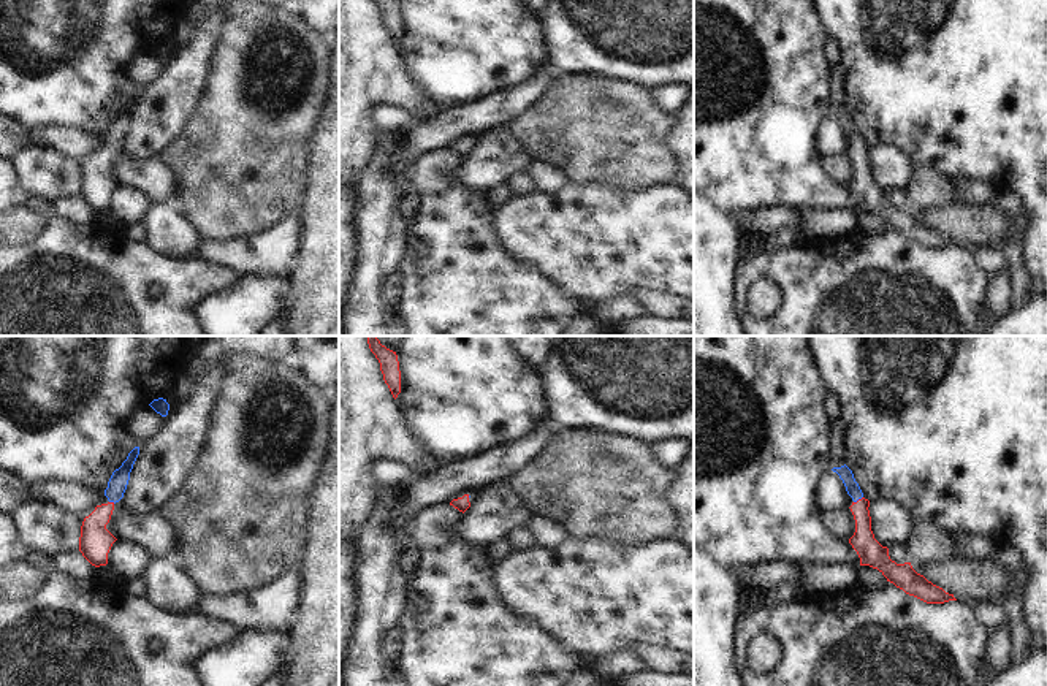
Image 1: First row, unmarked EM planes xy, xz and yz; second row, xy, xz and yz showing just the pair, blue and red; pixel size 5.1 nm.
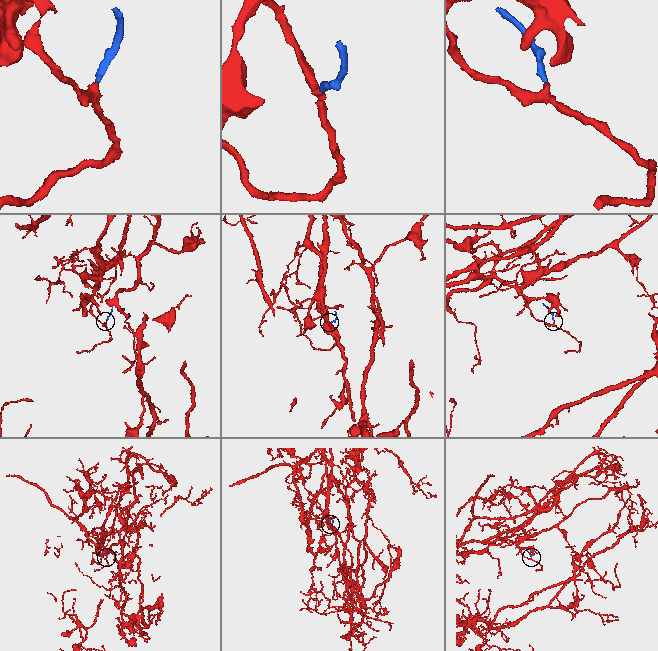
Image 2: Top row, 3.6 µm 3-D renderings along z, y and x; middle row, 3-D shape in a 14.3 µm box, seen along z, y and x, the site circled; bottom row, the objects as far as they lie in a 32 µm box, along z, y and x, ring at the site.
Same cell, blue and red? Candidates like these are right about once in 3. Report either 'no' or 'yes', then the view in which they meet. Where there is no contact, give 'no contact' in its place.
yes; contact in yz

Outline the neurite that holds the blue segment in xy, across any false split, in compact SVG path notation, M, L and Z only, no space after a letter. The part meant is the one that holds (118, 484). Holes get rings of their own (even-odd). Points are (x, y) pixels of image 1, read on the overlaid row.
M135 447L119 469L116 469L108 482L105 496L108 504L97 505L95 510L84 518L79 537L79 551L95 567L108 564L108 553L117 540L106 524L111 520L114 504L124 497L130 472L139 455L139 447Z

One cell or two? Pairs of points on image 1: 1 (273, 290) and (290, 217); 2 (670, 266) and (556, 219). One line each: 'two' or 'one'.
1: two
2: one

